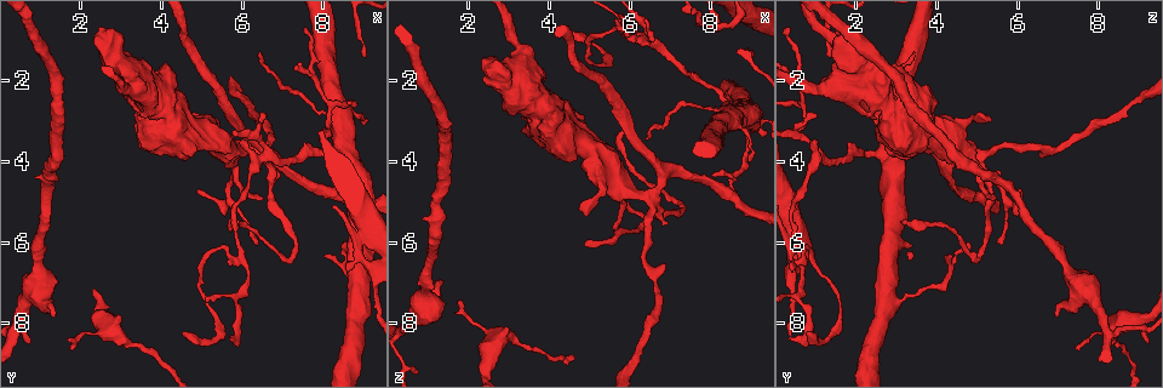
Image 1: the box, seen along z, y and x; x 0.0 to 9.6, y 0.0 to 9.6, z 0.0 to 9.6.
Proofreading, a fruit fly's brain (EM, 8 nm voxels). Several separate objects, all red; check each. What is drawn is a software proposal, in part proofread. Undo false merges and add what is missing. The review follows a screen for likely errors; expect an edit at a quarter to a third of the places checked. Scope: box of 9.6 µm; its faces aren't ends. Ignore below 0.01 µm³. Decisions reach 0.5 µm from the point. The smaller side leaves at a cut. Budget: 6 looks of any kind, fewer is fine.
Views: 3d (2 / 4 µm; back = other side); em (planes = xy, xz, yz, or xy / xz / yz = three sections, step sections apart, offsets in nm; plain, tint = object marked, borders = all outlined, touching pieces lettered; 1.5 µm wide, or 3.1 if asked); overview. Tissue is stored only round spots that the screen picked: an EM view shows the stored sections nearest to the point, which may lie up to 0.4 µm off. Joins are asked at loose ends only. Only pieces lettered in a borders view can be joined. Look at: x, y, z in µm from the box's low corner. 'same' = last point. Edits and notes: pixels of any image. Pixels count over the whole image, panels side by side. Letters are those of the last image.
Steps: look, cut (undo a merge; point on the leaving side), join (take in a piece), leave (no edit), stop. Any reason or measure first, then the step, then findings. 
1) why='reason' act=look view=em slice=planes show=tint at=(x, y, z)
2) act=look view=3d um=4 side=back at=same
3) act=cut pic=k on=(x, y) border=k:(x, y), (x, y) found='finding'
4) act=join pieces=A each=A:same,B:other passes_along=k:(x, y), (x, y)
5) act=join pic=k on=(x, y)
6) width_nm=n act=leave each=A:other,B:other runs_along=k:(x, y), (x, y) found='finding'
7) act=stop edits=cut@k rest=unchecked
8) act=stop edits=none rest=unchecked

why='branch stops here' act=look view=em slice=xz step=4 show=borders at=(1.30, 7.80, 6.90)

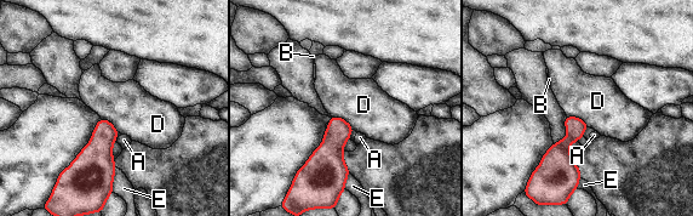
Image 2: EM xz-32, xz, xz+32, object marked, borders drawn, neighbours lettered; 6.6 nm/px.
why='cut it another way' act=look view=em slice=planes show=borders at=same

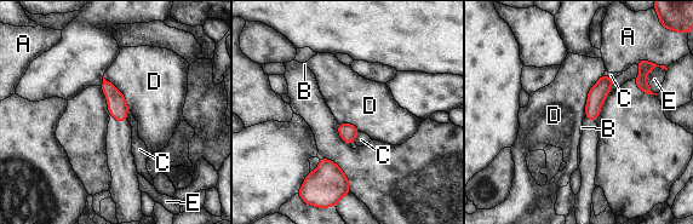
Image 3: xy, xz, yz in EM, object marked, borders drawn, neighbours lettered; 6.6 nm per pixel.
act=leave each=A:other,B:other,C:other,D:other,E:other border=3:(602, 74), (588, 93), (584, 114) found='none of them fits'

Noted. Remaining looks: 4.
act=look view=em slice=yz step=4 show=tint at=(6.40, 6.05, 5.65)

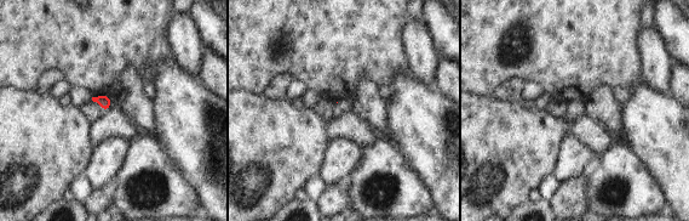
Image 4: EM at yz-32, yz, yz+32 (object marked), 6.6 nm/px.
why='another direction' act=look view=em slice=xz step=8 show=borders at=same

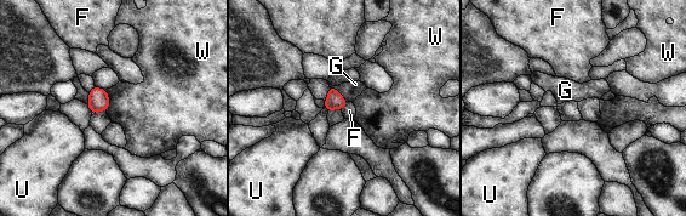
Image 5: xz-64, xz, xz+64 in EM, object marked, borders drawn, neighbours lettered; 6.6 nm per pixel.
act=leave each=F:other,G:other,U:other,W:other border=5:(347, 102), (341, 109) found='no lettered piece goes on from it'

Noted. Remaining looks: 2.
act=stop edits=none rest=unchecked

